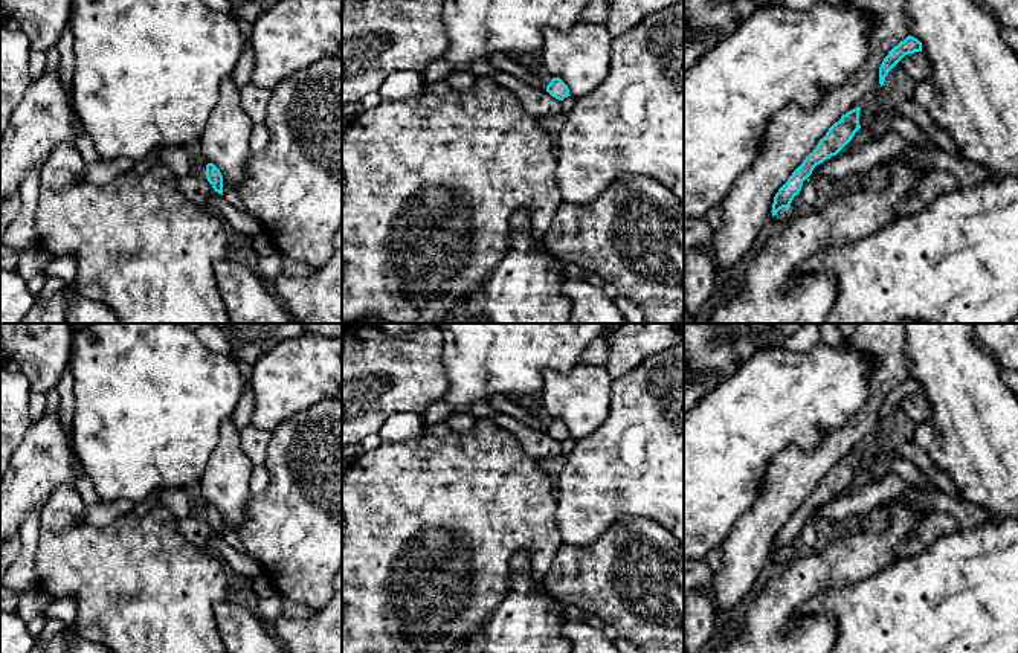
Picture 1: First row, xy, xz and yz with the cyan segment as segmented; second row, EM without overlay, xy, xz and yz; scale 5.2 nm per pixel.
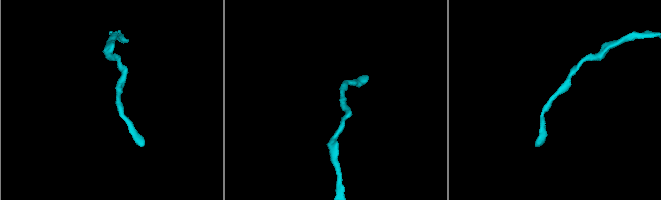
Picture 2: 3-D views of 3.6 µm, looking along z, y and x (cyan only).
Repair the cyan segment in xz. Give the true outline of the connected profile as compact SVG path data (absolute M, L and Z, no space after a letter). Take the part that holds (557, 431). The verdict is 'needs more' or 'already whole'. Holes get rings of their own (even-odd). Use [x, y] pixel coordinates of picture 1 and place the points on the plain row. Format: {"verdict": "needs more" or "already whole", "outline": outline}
{"verdict": "already whole", "outline": "M552 420L551 424L546 427L546 433L559 442L571 438L568 427L560 420Z"}

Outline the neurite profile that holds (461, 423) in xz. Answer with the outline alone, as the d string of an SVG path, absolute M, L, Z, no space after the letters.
M452 413L447 420L449 427L456 433L469 433L478 420L470 413Z

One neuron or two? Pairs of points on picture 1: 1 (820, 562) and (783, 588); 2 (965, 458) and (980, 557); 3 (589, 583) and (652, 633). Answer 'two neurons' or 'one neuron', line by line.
1: one neuron
2: two neurons
3: one neuron

